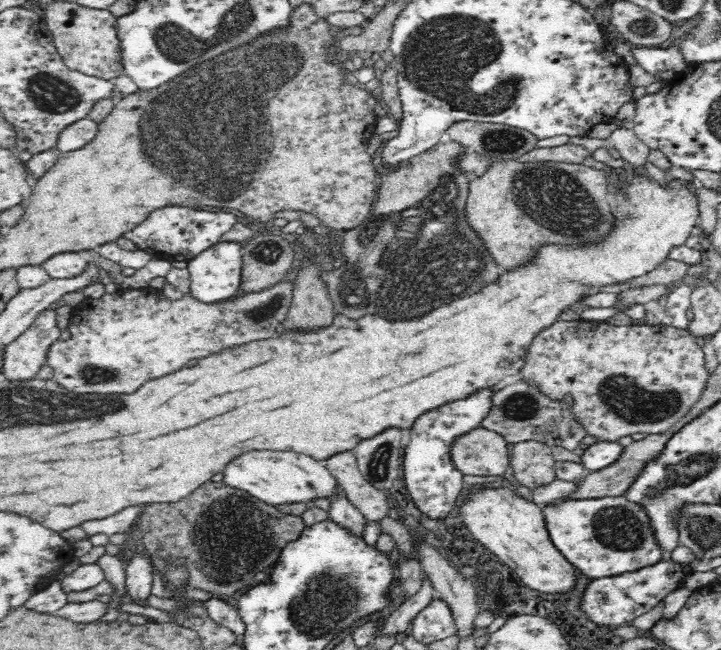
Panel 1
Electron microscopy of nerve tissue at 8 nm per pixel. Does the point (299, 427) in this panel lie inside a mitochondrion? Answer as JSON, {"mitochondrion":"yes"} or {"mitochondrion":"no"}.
{"mitochondrion":"no"}

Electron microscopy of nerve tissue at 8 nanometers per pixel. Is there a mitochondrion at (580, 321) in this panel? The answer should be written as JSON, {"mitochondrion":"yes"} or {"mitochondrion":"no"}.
{"mitochondrion":"no"}

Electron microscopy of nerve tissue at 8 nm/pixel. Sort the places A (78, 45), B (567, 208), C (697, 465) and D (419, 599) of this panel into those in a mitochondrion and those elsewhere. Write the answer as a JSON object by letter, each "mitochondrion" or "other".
{"A":"mitochondrion","B":"mitochondrion","C":"mitochondrion","D":"other"}

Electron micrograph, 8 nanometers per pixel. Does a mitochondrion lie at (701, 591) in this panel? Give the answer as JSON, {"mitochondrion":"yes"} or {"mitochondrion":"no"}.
{"mitochondrion":"no"}

